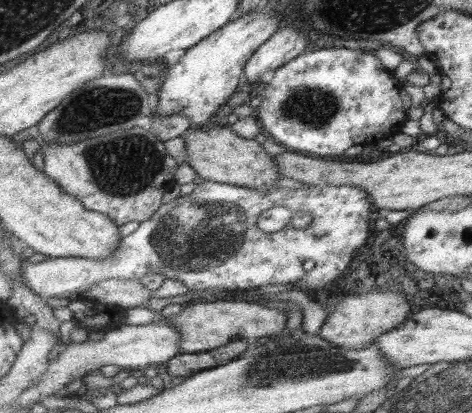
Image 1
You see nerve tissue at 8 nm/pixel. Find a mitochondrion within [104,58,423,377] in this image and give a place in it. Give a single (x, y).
(207, 232)

